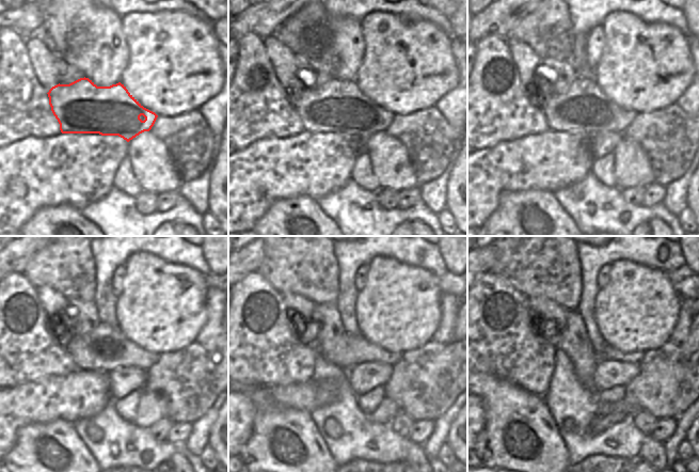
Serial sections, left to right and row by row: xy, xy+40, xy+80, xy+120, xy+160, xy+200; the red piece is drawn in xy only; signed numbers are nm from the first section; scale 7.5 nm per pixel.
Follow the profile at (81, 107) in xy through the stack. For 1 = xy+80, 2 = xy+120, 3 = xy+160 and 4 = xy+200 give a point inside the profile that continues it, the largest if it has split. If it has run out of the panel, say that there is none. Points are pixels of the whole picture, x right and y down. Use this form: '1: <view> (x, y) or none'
1: xy+80 (585, 108)
2: xy+120 (106, 348)
3: xy+160 (349, 351)
4: xy+200 (607, 348)

